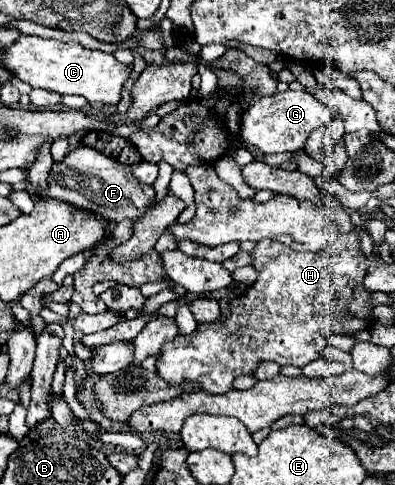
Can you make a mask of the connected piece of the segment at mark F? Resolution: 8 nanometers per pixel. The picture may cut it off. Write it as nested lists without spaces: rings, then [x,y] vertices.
[[[76,148],[68,152],[62,162],[52,164],[46,188],[40,188],[40,196],[72,202],[90,212],[98,212],[110,220],[122,222],[124,218],[138,218],[144,212],[146,204],[154,198],[154,188],[142,184],[132,174],[130,166],[112,160],[102,152],[94,152],[92,148]]]

